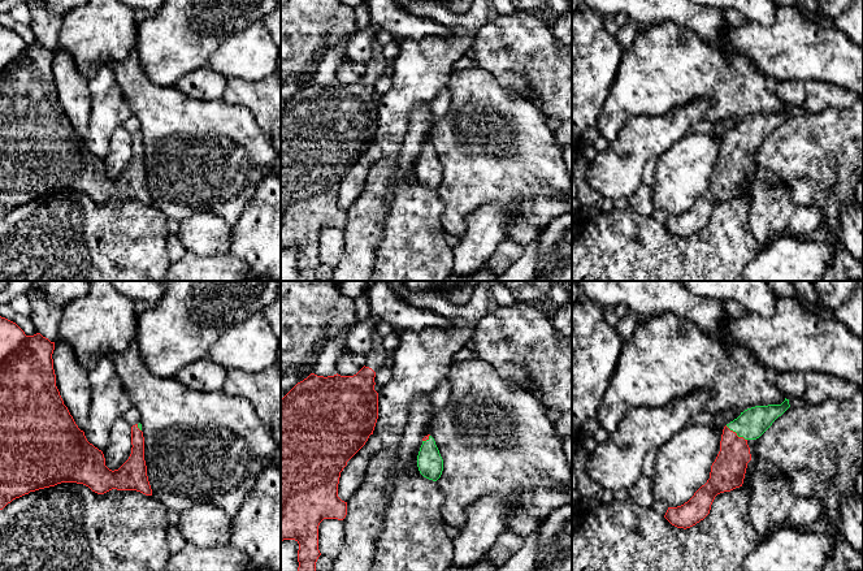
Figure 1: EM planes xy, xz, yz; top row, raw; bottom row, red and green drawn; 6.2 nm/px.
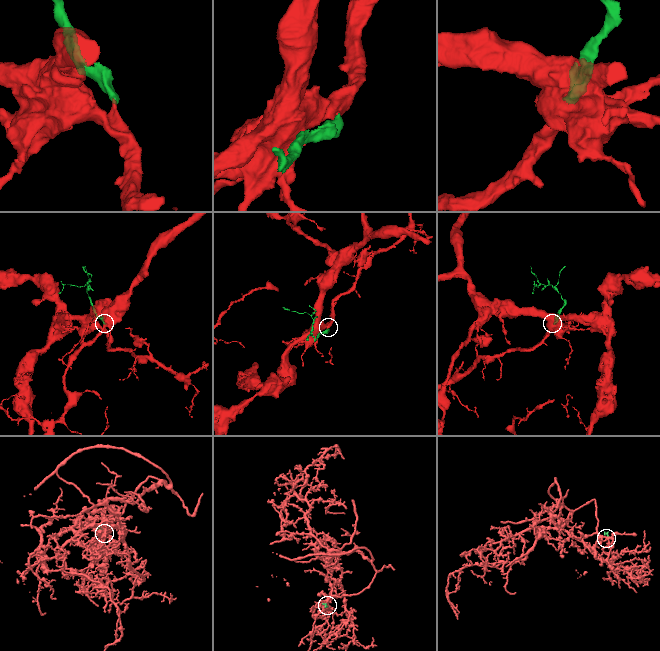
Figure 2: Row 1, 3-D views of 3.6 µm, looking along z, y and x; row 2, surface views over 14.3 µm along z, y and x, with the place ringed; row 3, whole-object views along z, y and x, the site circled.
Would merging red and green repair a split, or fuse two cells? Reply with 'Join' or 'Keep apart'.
Join

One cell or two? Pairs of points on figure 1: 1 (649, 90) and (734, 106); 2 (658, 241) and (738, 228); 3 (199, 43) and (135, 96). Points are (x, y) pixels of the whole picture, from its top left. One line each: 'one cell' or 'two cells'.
1: one cell
2: one cell
3: two cells

